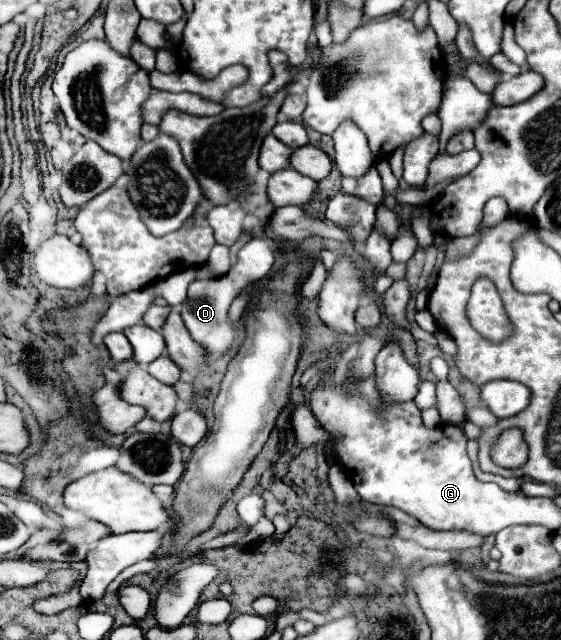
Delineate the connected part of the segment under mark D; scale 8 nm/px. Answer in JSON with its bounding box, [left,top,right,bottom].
[180,280,242,356]

